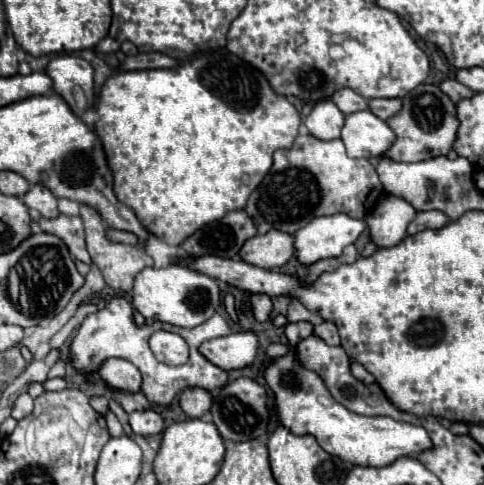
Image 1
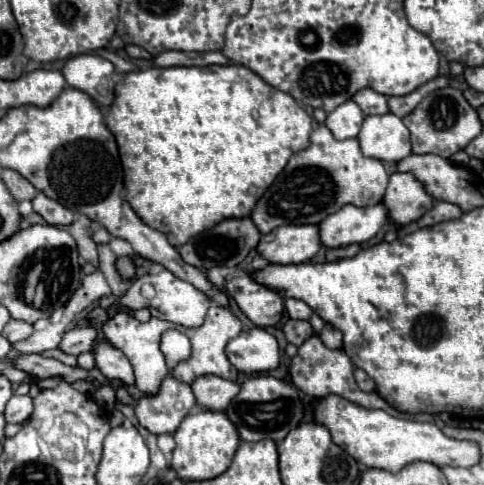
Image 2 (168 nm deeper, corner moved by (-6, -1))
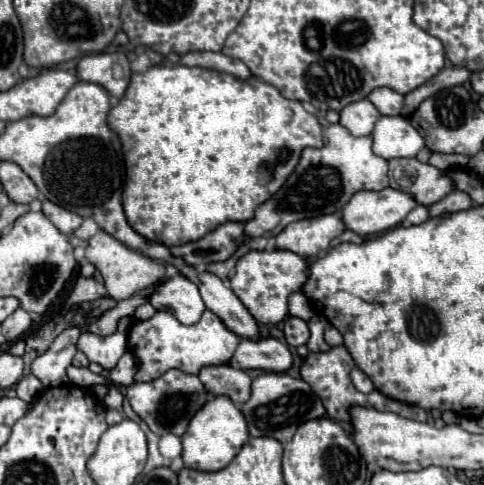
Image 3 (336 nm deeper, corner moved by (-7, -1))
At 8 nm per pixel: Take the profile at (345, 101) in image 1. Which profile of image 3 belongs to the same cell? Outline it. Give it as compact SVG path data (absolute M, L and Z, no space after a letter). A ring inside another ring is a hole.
M378 87L368 95L368 101L382 113L382 115L398 115L402 109L404 95L388 89L388 87Z

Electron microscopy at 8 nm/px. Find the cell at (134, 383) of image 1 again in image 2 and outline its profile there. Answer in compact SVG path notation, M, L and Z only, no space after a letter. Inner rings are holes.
M101 339L93 347L93 357L95 357L97 369L107 379L121 379L125 385L135 383L135 375L133 375L133 367L131 367L129 359L115 345L111 345L109 341Z

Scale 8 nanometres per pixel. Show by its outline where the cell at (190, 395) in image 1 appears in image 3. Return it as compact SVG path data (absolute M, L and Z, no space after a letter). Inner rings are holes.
M218 365L218 367L204 367L200 371L200 381L204 389L212 395L226 395L236 405L244 403L250 397L250 383L246 371L234 369L230 365Z

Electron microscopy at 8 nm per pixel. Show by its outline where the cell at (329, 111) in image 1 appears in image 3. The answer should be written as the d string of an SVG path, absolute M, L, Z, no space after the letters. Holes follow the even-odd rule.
M362 99L346 105L340 111L340 125L346 127L354 137L362 137L362 135L370 135L378 117L380 117L378 109L368 99Z

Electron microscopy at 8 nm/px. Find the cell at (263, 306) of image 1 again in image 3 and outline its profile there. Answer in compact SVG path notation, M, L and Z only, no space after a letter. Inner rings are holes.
M250 251L236 263L236 273L230 279L232 291L250 311L250 315L264 325L276 325L288 315L288 295L300 291L306 281L304 257L290 251Z

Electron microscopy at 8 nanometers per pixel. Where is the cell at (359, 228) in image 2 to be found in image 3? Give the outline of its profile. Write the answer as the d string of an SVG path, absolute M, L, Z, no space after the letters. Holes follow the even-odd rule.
M360 191L342 207L342 221L346 229L366 237L392 229L416 207L416 201L402 191Z

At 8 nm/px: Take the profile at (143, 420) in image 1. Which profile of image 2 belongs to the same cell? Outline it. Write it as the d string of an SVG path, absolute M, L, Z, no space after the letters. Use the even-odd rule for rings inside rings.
M167 375L155 395L145 395L135 405L139 425L155 435L175 433L183 417L195 405L191 385Z

